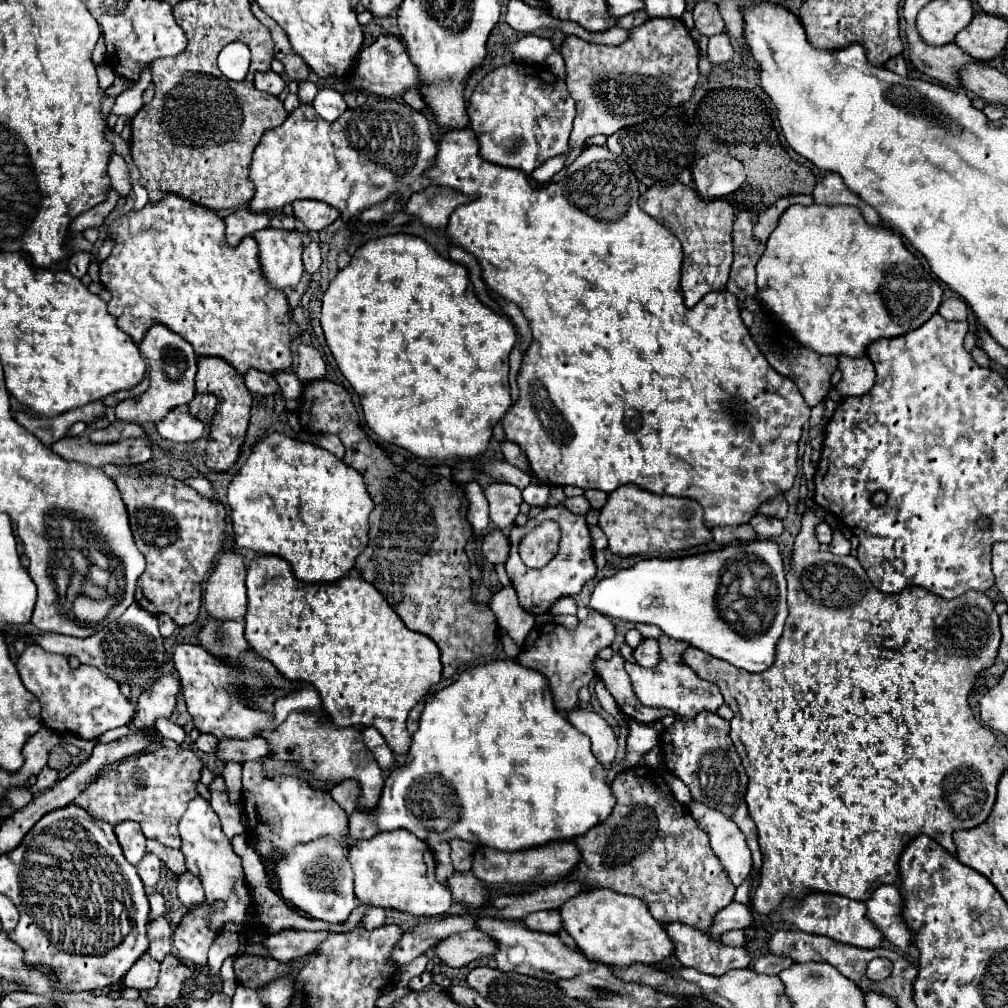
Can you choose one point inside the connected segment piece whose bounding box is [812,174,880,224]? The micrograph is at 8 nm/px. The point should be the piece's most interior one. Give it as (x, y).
(831, 190)

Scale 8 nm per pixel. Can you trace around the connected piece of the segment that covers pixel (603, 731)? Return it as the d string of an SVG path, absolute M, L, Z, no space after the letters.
M584 708L570 710L568 720L582 734L590 736L592 752L594 752L596 760L604 766L610 766L616 756L616 734L614 734L612 726L600 714L592 712L592 710L584 710Z

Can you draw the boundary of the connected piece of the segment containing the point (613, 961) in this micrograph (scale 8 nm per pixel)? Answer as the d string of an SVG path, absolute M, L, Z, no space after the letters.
M596 888L568 900L560 908L564 930L576 940L576 946L590 960L598 960L608 966L626 968L630 964L660 964L674 954L674 942L664 932L664 926L654 920L642 900L624 896L608 888Z

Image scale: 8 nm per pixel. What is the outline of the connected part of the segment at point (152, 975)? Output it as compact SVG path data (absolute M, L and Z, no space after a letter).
M148 952L136 960L136 964L130 968L130 972L124 976L124 986L126 988L136 988L136 990L148 990L156 986L158 980L158 962L148 956Z

